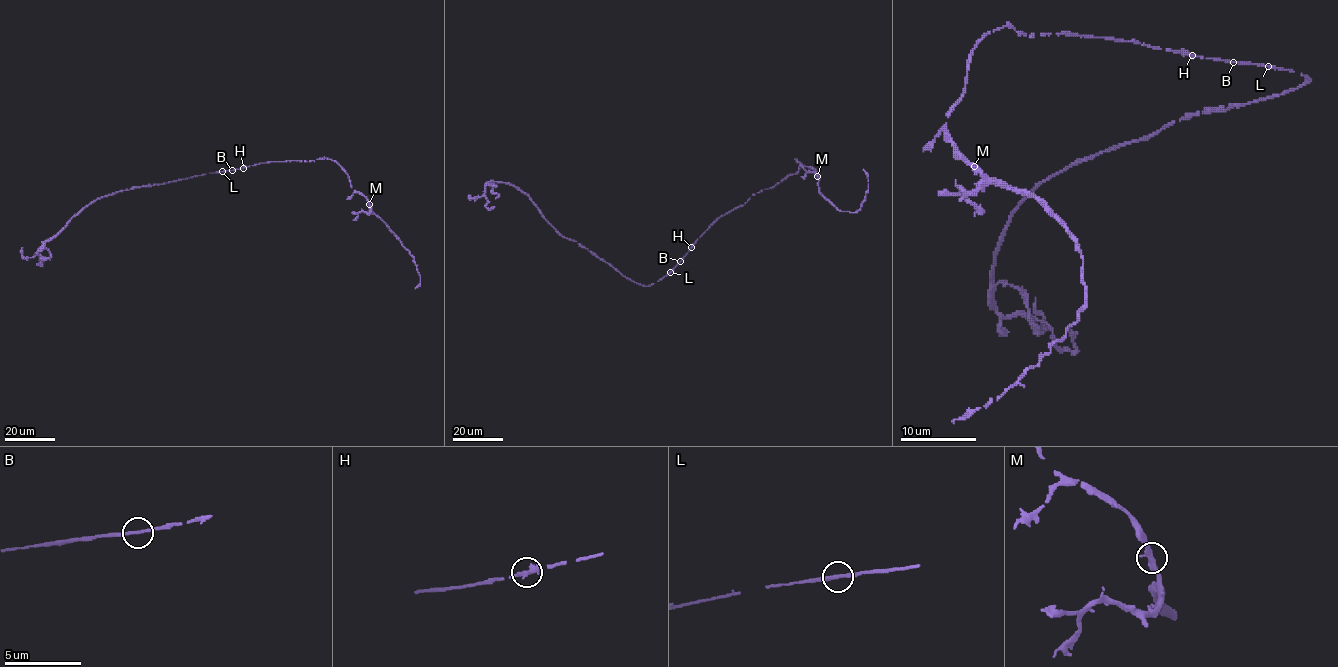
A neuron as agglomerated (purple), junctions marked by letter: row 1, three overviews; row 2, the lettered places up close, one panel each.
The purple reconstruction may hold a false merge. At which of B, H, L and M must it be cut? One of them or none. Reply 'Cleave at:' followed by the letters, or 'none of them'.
Cleave at: none of them

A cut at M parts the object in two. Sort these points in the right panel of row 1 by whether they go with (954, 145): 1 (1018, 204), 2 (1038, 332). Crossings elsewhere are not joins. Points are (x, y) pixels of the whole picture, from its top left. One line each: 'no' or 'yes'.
1: yes
2: yes

